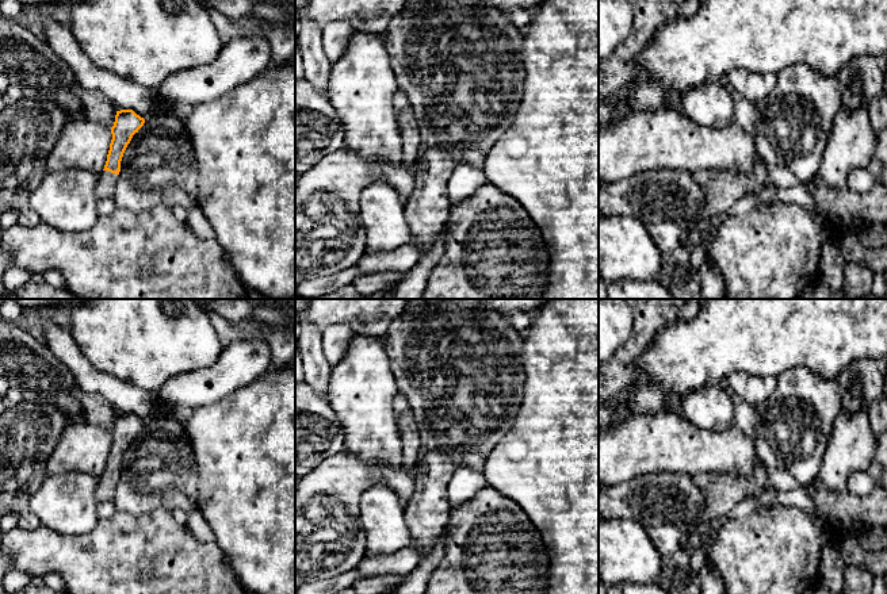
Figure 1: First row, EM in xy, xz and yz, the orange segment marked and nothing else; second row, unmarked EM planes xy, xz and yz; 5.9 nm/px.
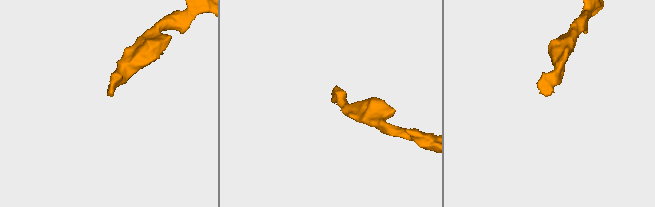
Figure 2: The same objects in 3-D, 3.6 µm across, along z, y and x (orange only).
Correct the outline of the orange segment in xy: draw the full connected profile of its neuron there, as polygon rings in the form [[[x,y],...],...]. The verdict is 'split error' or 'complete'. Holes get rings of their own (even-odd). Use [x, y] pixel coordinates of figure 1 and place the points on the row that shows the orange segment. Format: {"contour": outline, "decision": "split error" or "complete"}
{"contour": [[[133,110],[116,111],[114,126],[111,127],[112,139],[107,154],[103,172],[98,176],[96,200],[112,198],[121,172],[123,153],[133,135],[144,126],[145,119]]], "decision": "split error"}

